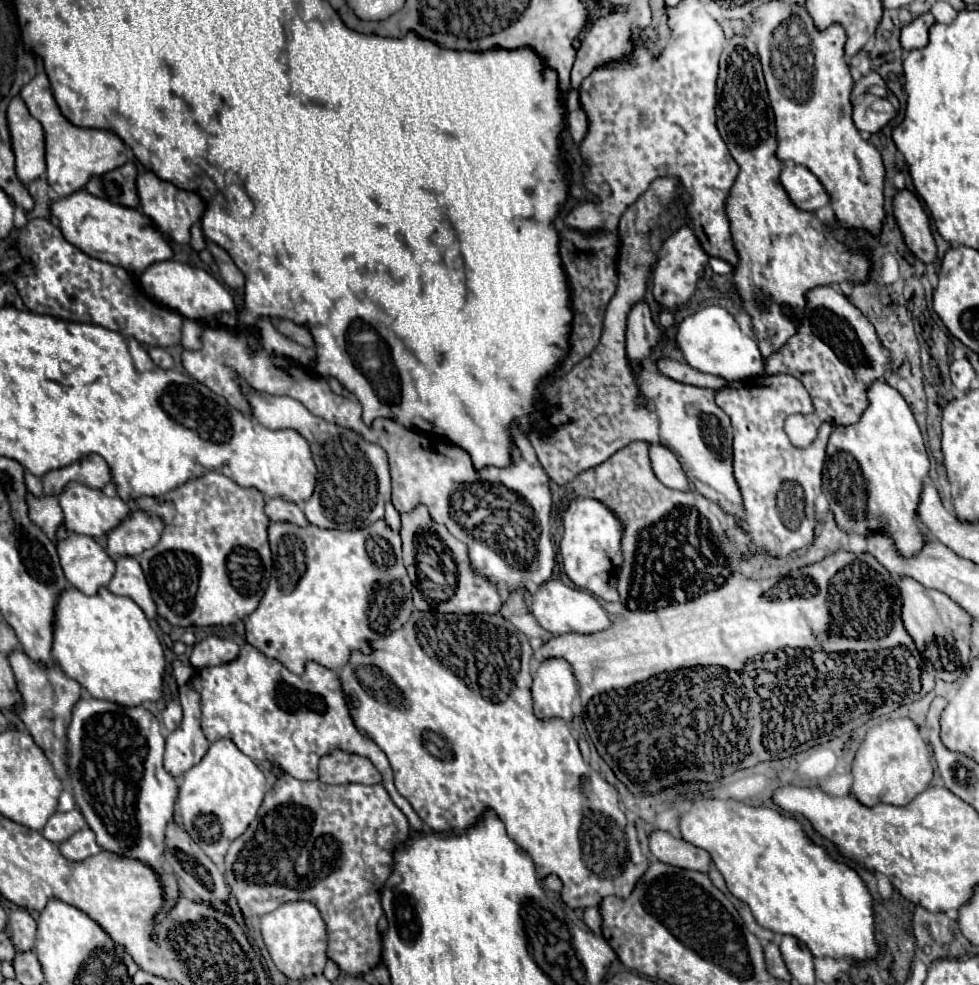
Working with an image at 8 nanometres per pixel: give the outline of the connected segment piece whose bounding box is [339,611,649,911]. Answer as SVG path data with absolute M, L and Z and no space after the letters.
M413 611L411 619L403 629L373 641L373 653L363 655L363 653L351 653L349 663L341 669L339 677L343 683L343 689L347 695L351 695L357 705L351 709L351 715L355 719L355 725L361 733L365 733L369 739L377 743L377 747L387 755L393 773L395 773L395 787L397 791L411 803L411 807L417 811L417 815L431 827L435 833L451 833L451 835L461 835L467 829L475 827L487 809L495 811L497 817L505 823L507 835L519 843L521 849L525 849L533 863L539 879L545 879L549 873L557 875L563 881L561 889L561 899L567 907L571 909L587 909L587 907L599 907L599 903L607 895L617 895L617 897L629 897L631 891L635 889L637 881L643 877L643 873L649 867L647 857L641 853L639 841L637 841L637 831L635 827L627 821L625 813L619 809L619 793L617 789L597 771L593 771L581 757L581 751L577 747L577 741L573 739L569 725L559 719L551 721L539 721L533 715L533 699L531 699L531 657L533 649L527 643L527 637L513 627L511 621L503 619L501 615L479 615L479 617L459 617L459 615L441 615L441 613L419 613Z

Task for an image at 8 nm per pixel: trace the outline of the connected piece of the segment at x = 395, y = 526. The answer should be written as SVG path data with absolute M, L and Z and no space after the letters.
M387 503L387 509L385 509L385 523L387 523L395 533L401 531L401 519L399 519L399 513L395 511L395 507L393 507L391 503Z

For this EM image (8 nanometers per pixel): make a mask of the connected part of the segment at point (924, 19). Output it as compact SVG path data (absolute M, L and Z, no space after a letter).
M925 13L901 29L901 45L905 51L921 49L929 41L929 27L935 23L931 13Z

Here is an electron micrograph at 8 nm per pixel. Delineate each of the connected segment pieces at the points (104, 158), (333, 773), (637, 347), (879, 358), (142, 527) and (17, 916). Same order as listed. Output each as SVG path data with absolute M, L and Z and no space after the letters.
M39 71L21 89L21 97L23 97L25 105L29 107L31 115L43 125L45 147L47 147L47 153L45 153L45 157L47 157L47 181L53 187L53 191L59 193L61 197L67 197L75 191L81 191L91 177L105 175L105 173L121 167L123 163L127 163L129 149L115 133L105 131L105 129L75 127L63 117L63 113L59 111L59 107L53 99L45 71Z
M333 749L331 753L319 759L319 779L323 783L363 783L375 785L381 783L379 771L367 757Z
M639 301L631 307L627 317L627 355L633 363L645 359L659 341L659 329L651 319L649 305Z
M829 285L813 287L805 293L807 305L797 333L765 361L765 375L787 373L803 383L813 399L819 421L831 425L855 423L867 407L865 389L873 379L883 379L889 357L869 319Z
M133 511L131 517L107 535L107 555L111 559L137 557L159 541L161 531L163 521L157 517L147 517L141 511Z
M17 909L9 915L9 937L17 951L33 949L37 935L35 925L35 919L25 909Z

